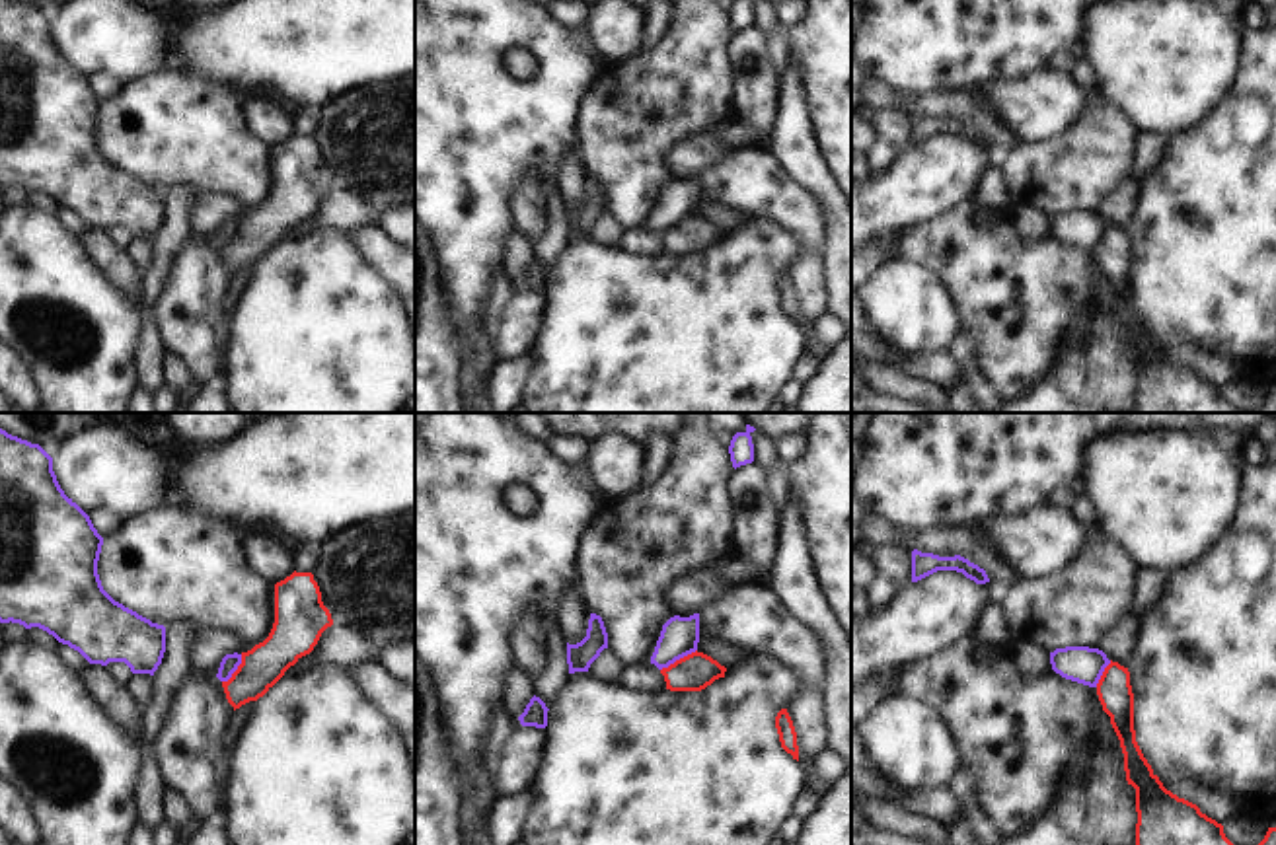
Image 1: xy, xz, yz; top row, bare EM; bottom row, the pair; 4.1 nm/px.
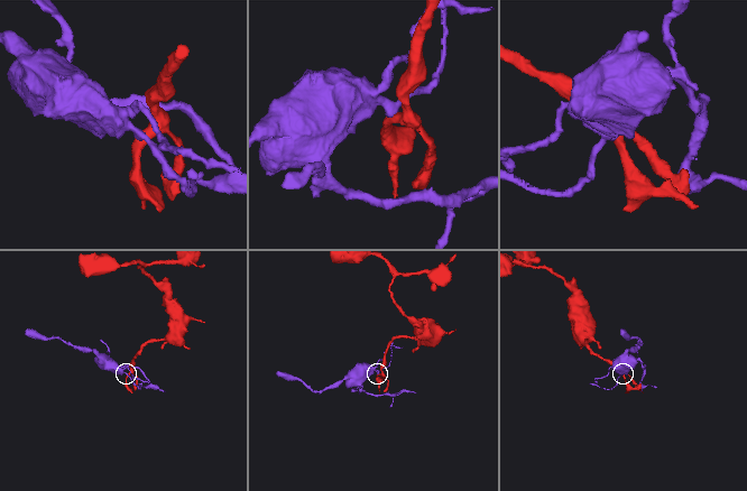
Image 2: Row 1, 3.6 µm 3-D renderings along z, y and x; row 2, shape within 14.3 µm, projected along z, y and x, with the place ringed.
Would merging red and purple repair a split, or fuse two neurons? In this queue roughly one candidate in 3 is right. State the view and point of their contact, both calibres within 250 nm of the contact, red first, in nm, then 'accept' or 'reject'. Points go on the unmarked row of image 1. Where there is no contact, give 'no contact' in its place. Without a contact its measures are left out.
meets red in xz at (680, 222); 160 nm thick on the red side, 160 nm on the other; reject

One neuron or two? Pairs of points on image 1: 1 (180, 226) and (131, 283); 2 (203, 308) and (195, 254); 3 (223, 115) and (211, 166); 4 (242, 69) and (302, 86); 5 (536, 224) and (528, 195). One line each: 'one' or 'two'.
1: two
2: one
3: one
4: one
5: one

